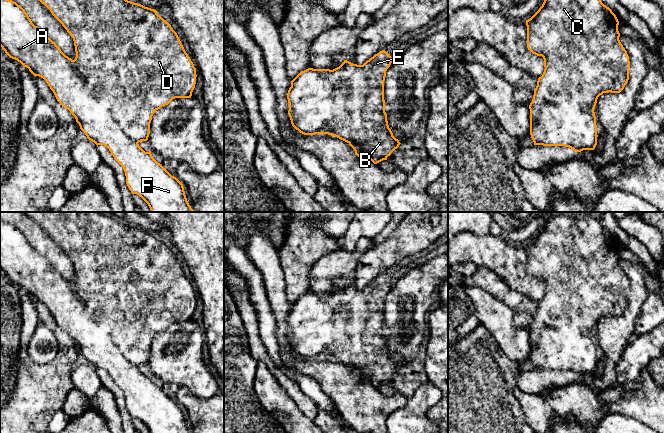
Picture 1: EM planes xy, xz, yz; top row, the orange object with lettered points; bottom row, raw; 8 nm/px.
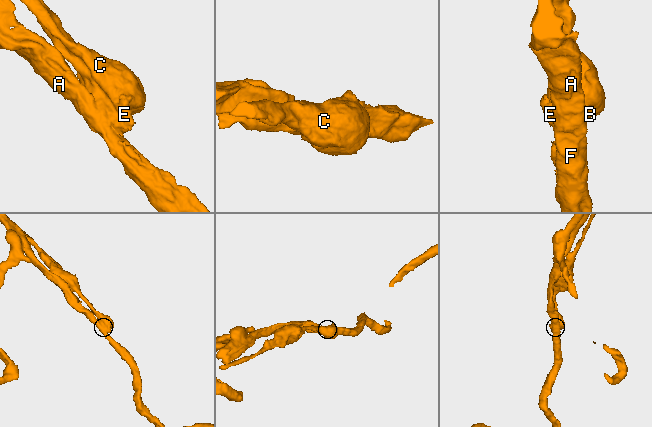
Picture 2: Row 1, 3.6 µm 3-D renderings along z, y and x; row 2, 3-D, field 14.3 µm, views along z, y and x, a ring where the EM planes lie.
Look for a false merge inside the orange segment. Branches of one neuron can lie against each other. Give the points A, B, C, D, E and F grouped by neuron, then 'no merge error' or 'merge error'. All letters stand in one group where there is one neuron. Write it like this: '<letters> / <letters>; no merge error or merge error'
A F / B C D E; merge error

